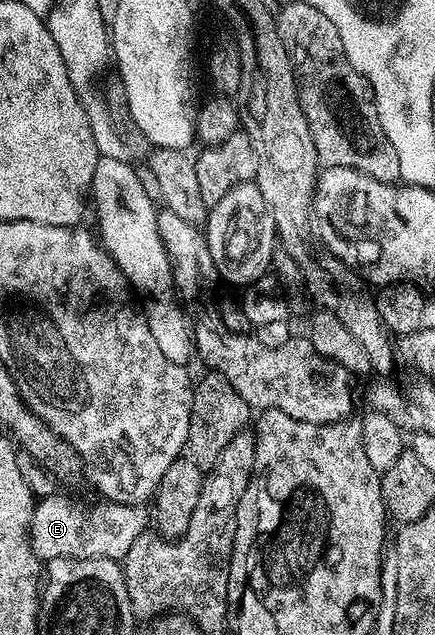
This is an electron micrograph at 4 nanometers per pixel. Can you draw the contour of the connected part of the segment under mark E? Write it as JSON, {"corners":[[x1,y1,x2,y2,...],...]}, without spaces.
{"corners":[[45,496,42,500,40,497,33,510,33,521,29,523,29,544,33,552,45,562,55,558,124,560,135,538,146,531,146,509,135,504,100,503,93,509,81,509,63,496]]}

